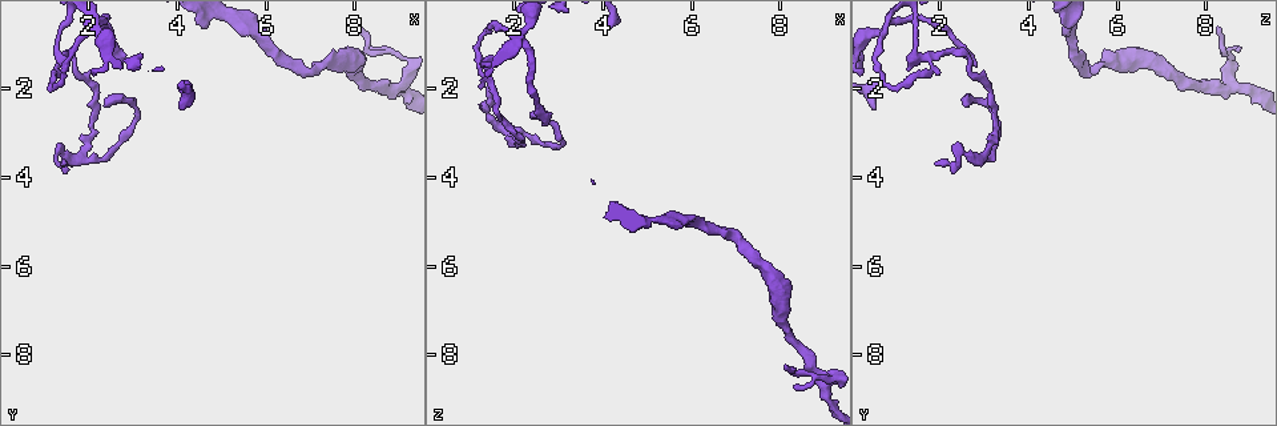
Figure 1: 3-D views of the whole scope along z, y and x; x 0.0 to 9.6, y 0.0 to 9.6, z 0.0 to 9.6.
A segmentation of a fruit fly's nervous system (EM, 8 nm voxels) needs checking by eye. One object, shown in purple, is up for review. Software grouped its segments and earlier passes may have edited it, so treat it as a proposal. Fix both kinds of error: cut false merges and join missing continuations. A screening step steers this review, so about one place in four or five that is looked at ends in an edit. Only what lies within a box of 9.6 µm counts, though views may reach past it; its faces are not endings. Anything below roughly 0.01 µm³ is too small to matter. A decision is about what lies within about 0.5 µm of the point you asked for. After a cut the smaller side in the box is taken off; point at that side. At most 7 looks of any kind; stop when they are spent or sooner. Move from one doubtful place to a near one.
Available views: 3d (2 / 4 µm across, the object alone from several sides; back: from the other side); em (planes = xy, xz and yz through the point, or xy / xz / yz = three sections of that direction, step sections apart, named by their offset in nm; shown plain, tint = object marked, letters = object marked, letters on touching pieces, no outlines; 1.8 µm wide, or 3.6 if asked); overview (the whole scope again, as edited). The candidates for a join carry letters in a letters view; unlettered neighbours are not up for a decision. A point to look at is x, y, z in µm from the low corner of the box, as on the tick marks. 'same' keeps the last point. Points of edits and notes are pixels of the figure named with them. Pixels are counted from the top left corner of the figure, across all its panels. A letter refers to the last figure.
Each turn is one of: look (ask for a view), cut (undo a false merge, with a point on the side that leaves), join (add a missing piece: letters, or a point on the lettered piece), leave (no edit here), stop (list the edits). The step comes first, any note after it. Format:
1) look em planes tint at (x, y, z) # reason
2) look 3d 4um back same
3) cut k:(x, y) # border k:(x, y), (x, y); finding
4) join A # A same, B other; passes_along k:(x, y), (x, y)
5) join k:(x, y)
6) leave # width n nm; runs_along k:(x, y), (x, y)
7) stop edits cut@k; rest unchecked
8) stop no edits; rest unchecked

look 3d 4um at (1.35, 1.40, 1.65) # thin neck

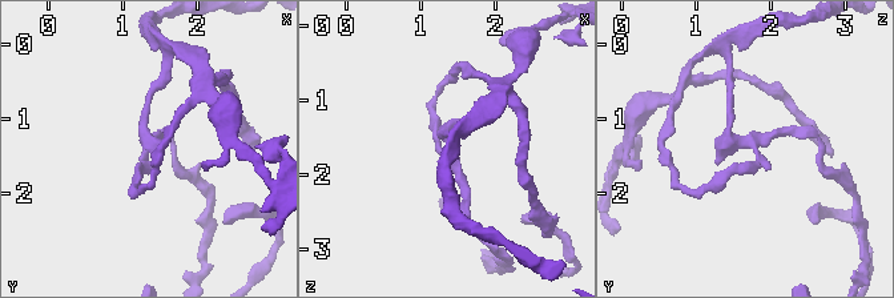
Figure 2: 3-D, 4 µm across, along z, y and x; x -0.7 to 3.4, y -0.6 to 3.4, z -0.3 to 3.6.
look em xz step 4 tint at (1.45, 1.35, 1.65)

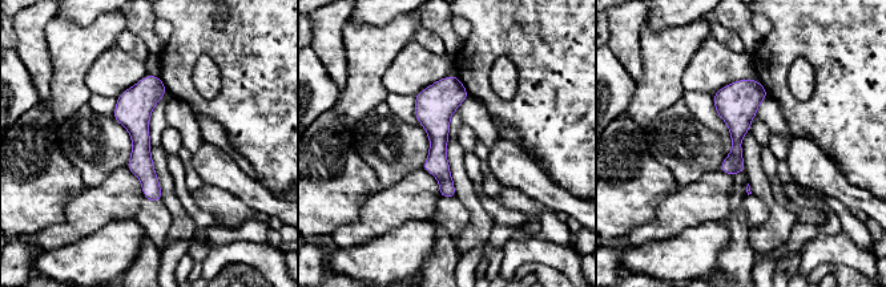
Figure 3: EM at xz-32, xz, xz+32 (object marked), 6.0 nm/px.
look em xz step 4 letters same

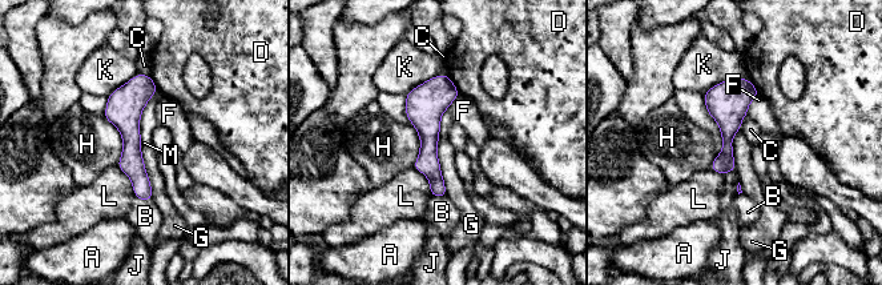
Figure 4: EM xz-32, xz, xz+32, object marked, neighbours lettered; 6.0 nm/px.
leave # longest_contact G 360 nm; A other, B other, C other, D other, F other, G other, H other, J other, K other, L other, M other; runs_along 4:(144, 77), (131, 99), (140, 196); all the same neuron

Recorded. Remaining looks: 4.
look 3d 4um at (1.90, 3.45, 3.00) # three arms meet

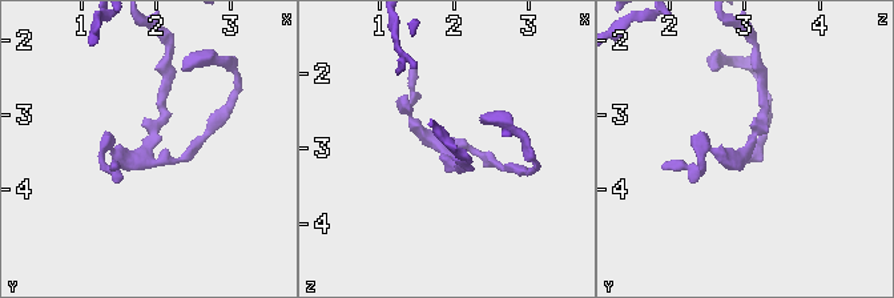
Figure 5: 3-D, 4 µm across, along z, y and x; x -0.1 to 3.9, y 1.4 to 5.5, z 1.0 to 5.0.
look em yz step 8 letters at (1.90, 3.45, 3.05) # now the EM

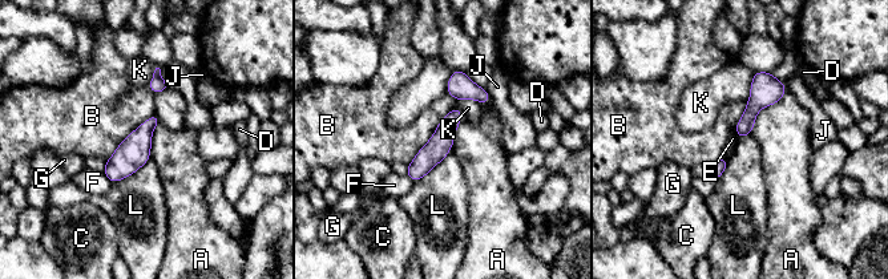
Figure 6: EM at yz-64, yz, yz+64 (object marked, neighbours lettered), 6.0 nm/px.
leave # width 100 nm; A other, B other, C other, D other, E other, F other, G other, J other, K other, L other; border 6:(451, 149), (426, 174), (414, 182); one neuron here

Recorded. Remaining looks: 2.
stop no edits; rest unchecked

